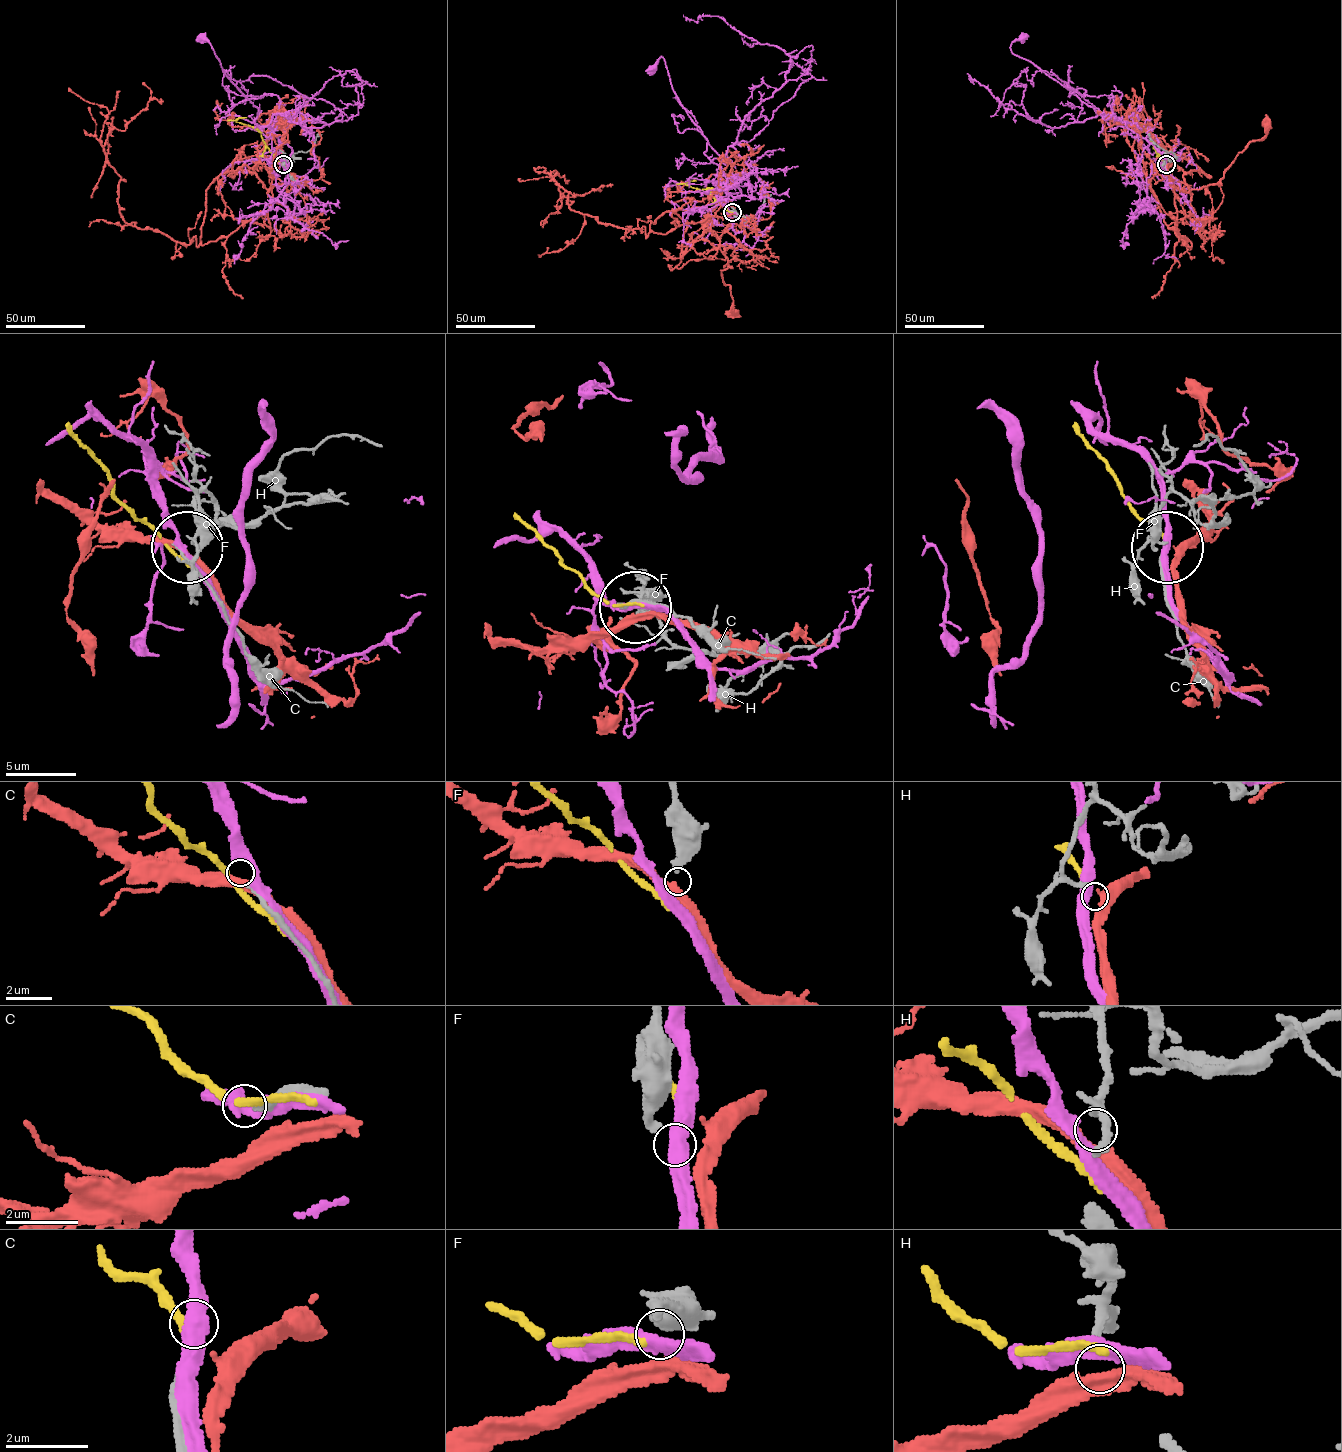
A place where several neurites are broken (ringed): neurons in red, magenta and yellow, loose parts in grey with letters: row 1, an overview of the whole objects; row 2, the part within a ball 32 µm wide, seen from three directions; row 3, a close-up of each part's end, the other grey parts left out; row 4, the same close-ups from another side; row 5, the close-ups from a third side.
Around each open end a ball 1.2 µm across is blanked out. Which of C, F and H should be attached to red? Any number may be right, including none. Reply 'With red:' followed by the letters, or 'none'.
With red: H

